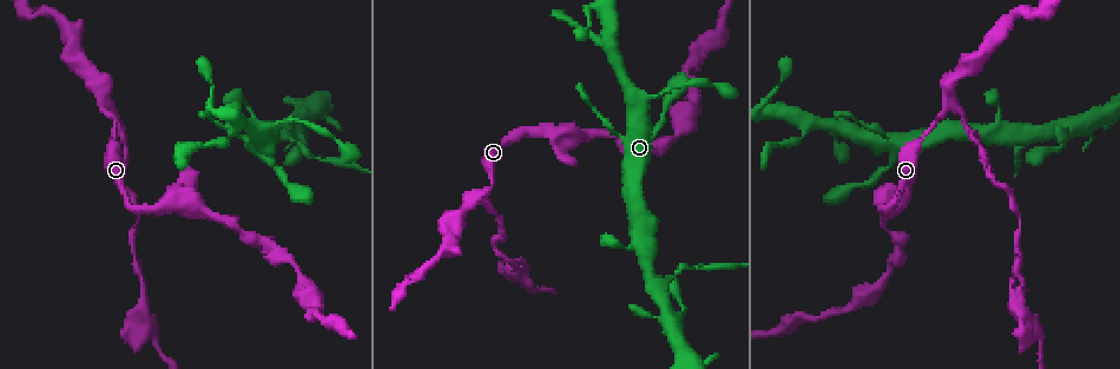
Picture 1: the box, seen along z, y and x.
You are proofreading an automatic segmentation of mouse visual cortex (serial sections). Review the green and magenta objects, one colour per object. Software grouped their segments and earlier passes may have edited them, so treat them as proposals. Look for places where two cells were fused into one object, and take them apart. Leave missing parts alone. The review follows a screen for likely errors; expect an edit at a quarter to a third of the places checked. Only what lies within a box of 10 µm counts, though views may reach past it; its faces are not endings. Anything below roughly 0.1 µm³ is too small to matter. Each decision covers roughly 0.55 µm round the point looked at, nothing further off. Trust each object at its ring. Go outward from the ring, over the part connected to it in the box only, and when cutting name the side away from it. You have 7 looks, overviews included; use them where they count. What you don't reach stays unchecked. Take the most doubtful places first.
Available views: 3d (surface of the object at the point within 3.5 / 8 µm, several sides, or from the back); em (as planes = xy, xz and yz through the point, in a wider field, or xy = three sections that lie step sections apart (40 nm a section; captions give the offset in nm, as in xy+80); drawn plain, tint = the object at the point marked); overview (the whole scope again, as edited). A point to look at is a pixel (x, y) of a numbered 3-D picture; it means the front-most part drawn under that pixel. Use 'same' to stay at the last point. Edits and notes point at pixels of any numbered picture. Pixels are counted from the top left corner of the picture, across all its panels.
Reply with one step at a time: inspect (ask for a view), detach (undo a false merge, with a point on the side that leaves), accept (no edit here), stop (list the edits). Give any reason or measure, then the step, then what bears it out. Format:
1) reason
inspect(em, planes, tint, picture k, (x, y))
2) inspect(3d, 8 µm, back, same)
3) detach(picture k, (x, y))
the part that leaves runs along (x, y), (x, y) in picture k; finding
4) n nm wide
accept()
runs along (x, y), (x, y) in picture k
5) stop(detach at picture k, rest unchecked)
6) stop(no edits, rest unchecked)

abrupt turn
inspect(3d, 3.5 µm, picture 1, (484, 199))

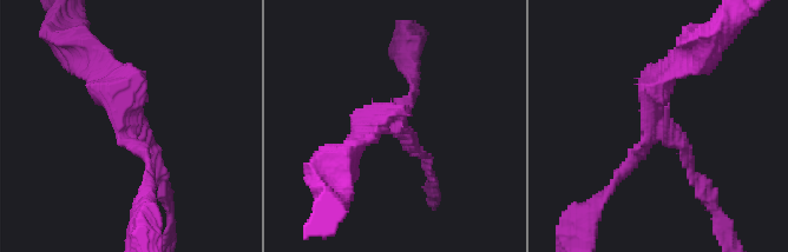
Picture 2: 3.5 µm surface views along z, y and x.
3 arms; arms of 150, 150, 350 nm; now the EM
inspect(em, planes, tint, picture 2, (395, 122))

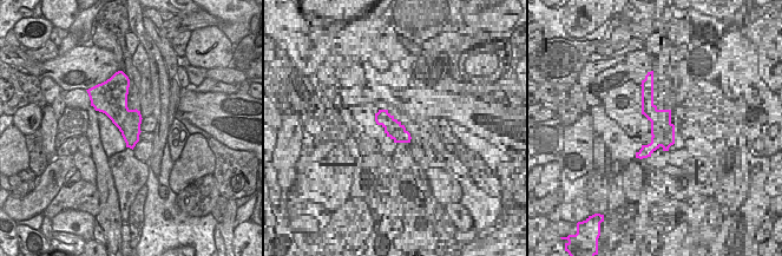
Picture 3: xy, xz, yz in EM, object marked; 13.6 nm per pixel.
detach(picture 2, (690, 160))
border along (127, 107), (123, 124), (132, 146) in picture 3; a second cell is stuck on

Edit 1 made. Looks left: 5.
thick turns thin
inspect(3d, 3.5 µm, back, picture 1, (281, 135))

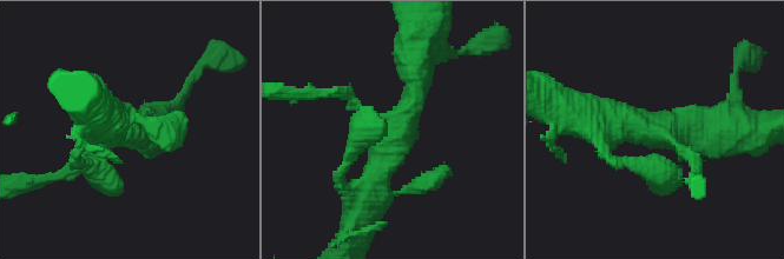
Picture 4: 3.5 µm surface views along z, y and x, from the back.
need the tissue
inspect(em, xy, step 1, tint, picture 4, (131, 126))

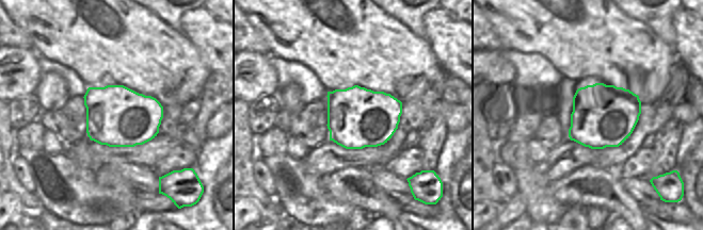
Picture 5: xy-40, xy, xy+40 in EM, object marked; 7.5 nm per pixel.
460 nm wide
accept()
runs along (415, 54), (415, 99), (371, 196) in picture 4; continuous, no second cell

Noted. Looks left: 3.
abrupt turn
inspect(3d, 3.5 µm, picture 1, (684, 70))

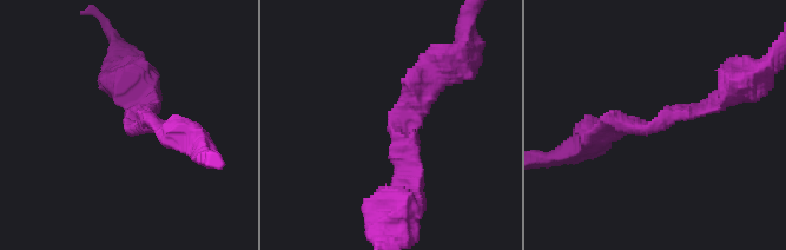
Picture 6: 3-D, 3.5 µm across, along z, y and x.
shape alone is not enough
inspect(em, xy, step 3, tint, picture 6, (651, 127))

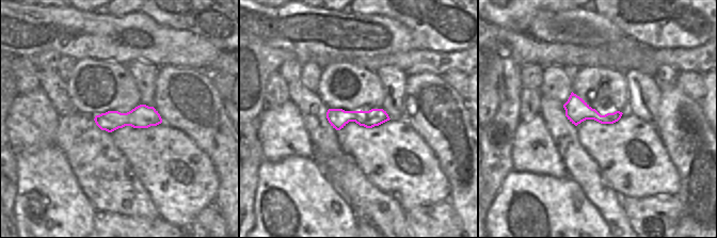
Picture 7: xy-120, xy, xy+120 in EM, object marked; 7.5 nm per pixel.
arms of 200, 200 nm
accept()
runs along (97, 118), (158, 121) in picture 7; continuous, no second cell

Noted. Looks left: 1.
stop(detach at picture 2, rest unchecked)

